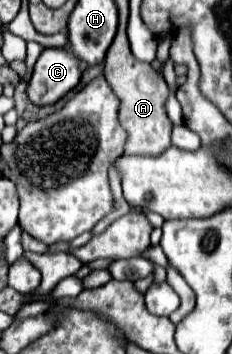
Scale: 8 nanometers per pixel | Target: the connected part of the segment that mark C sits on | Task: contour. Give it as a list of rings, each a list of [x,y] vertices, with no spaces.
[[[45,49],[27,83],[27,97],[37,107],[53,105],[67,95],[79,79],[81,67],[69,49]]]

